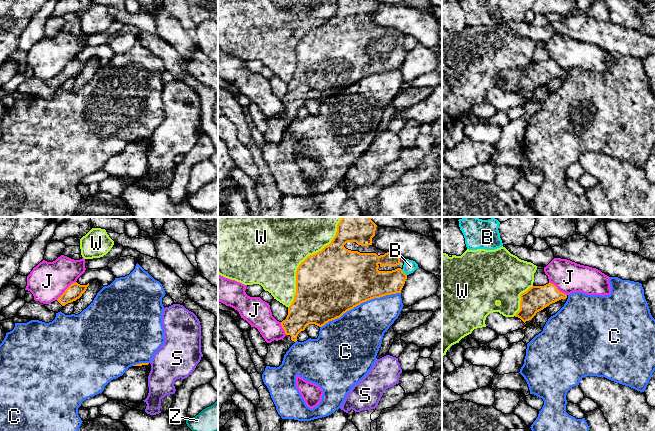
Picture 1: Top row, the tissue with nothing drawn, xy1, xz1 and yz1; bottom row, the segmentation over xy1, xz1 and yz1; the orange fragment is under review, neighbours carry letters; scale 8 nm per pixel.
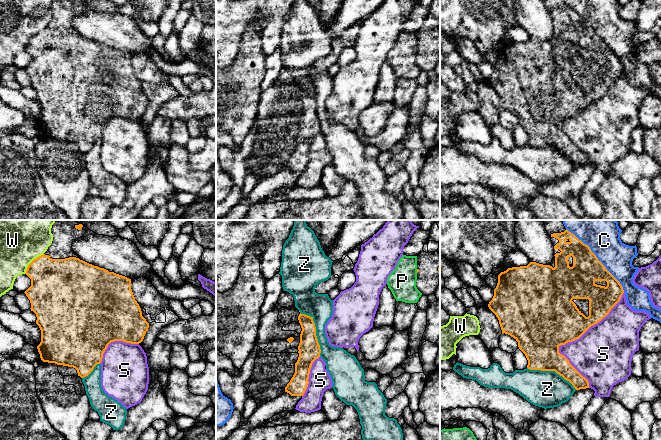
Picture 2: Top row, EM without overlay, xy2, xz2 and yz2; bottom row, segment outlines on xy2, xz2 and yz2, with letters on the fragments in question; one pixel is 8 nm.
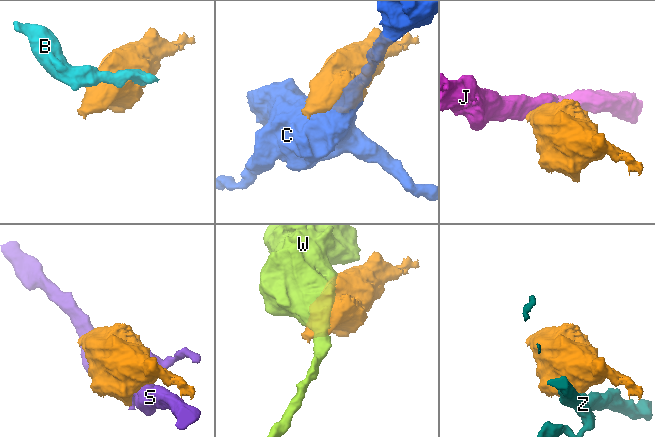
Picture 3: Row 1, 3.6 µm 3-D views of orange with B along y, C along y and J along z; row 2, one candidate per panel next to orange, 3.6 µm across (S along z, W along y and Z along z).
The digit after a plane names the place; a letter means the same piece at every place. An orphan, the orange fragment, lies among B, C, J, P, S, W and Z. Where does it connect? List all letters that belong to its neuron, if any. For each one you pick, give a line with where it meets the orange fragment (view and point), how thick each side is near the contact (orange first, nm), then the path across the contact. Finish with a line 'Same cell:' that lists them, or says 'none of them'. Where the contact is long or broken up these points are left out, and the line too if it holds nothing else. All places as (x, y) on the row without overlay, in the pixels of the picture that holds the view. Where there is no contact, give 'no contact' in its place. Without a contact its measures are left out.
Same cell: none of them

